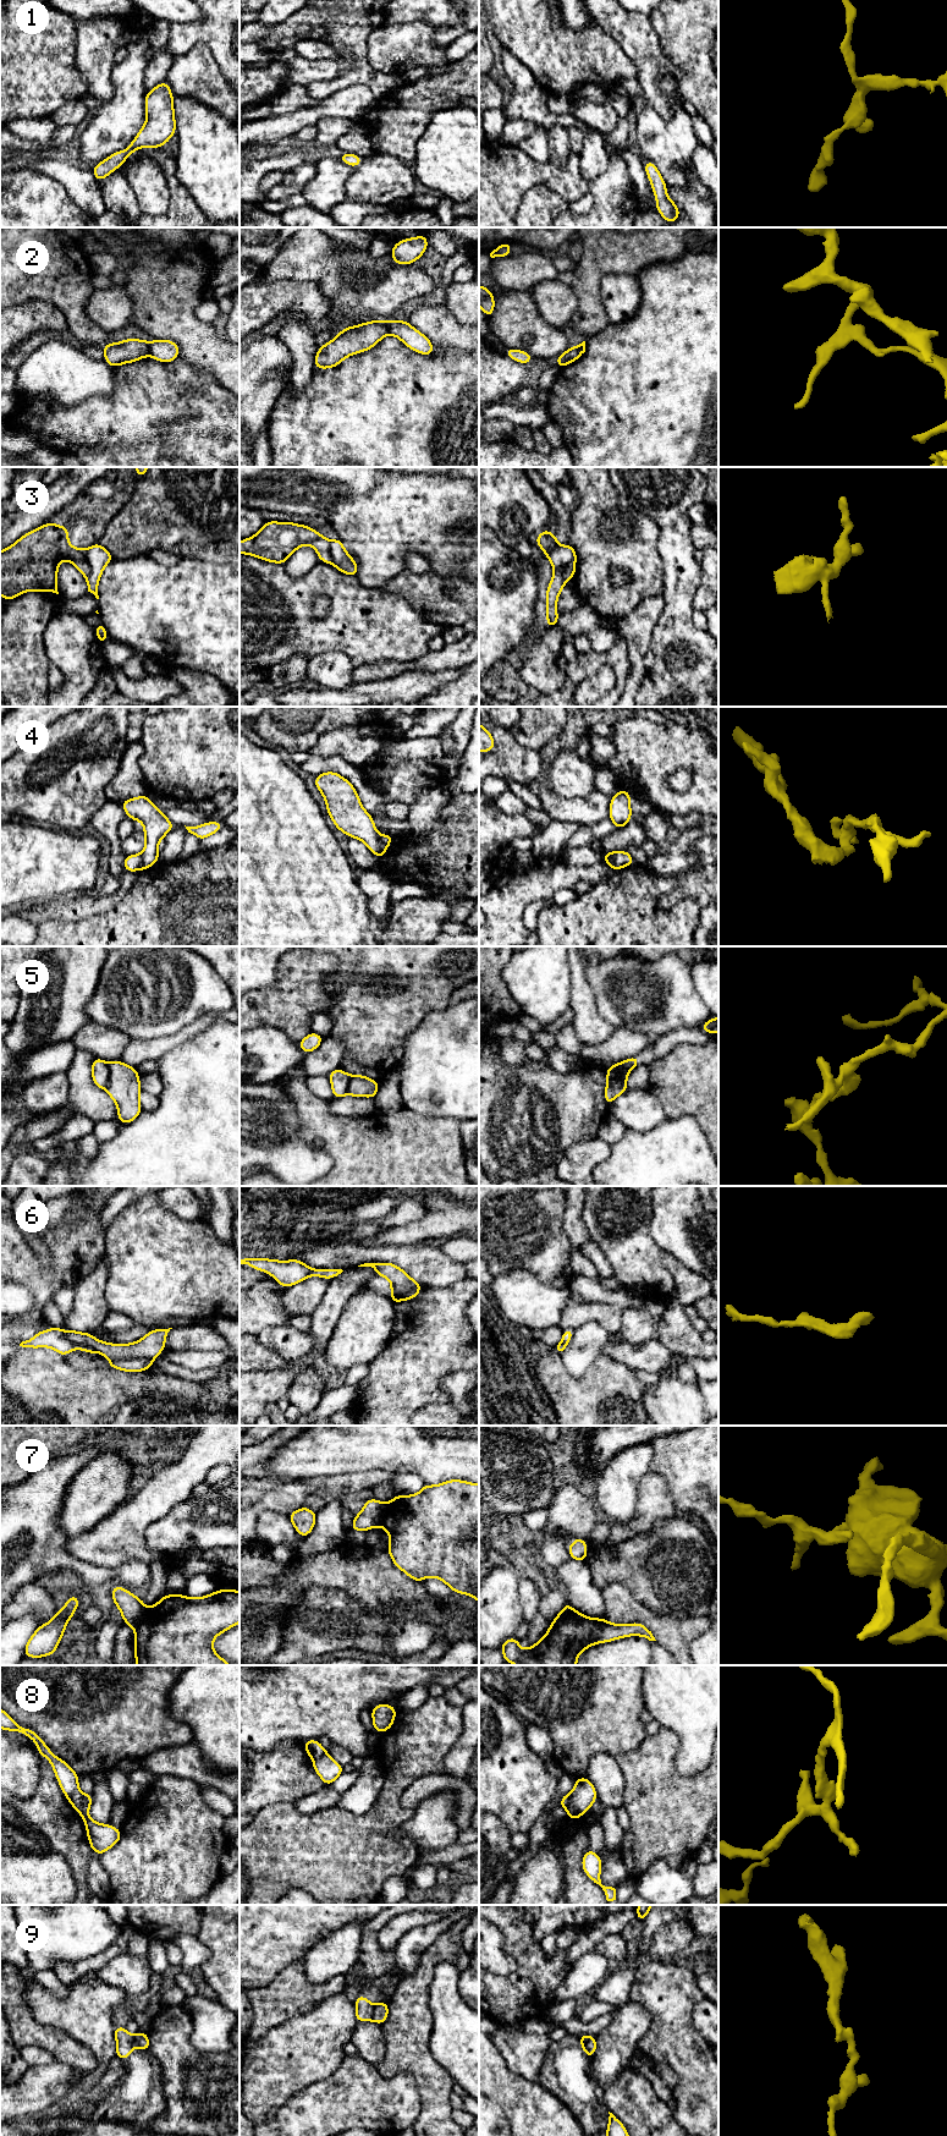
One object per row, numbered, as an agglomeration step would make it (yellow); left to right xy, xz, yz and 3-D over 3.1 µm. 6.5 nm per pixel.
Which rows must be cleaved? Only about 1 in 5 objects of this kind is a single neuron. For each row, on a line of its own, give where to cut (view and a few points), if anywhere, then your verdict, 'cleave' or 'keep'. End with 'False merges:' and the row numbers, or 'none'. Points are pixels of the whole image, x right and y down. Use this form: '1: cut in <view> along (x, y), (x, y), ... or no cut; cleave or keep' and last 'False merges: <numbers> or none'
1: no cut; keep
2: cut in xy along (148, 342), (149, 353); cleave
3: cut in xy along (84, 552), (84, 559), (89, 566), (89, 574), (86, 577); cleave
4: cut in yz along (616, 852), (612, 858), (612, 868); cleave
5: cut in yz along (617, 1064), (622, 1072), (607, 1082); cleave
6: cut in xy along (111, 1360), (148, 1360), (150, 1362); cleave
7: cut in xz along (384, 1504), (379, 1525); cleave
8: cut in xy along (83, 1795), (82, 1802), (76, 1810); cleave
9: cut in xz along (374, 2005), (370, 2019); cleave
False merges: 2, 3, 4, 5, 6, 7, 8, 9

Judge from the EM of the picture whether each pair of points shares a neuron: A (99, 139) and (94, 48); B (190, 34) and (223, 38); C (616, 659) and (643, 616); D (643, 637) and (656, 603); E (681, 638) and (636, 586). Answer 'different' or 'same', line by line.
A: different
B: same
C: different
D: same
E: different

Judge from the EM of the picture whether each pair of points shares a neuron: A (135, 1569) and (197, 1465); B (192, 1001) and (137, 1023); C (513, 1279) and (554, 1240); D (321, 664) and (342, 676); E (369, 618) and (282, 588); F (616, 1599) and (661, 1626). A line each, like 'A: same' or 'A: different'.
A: different
B: same
C: different
D: same
E: same
F: same

